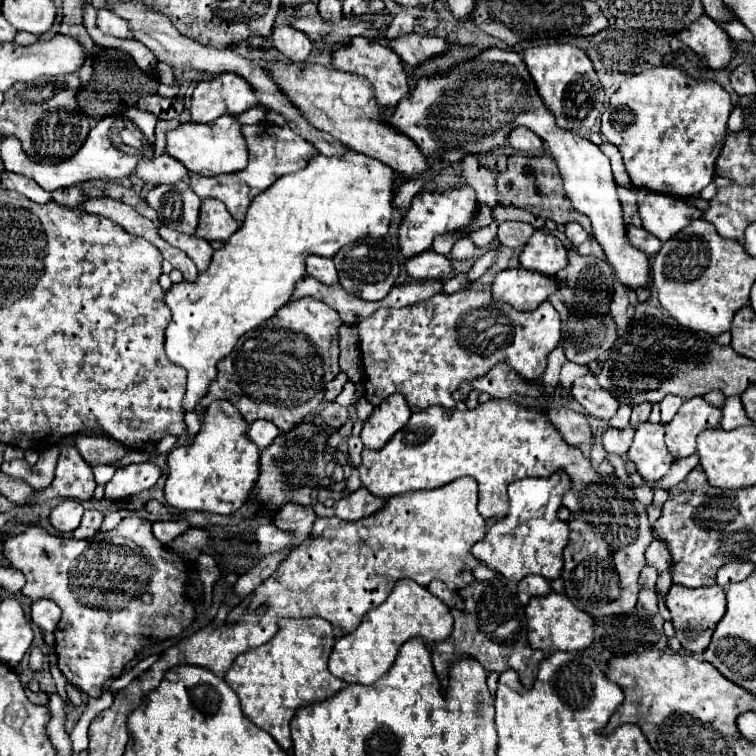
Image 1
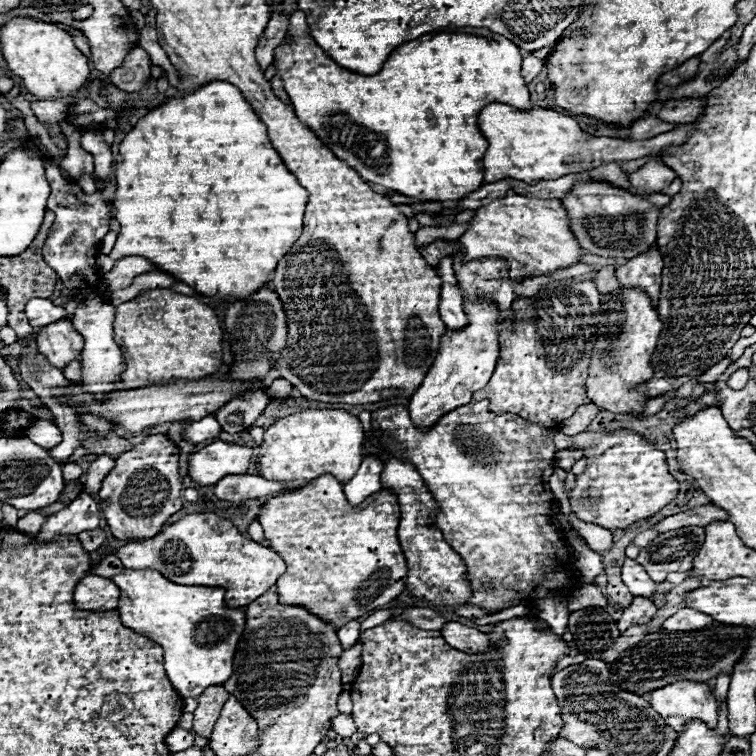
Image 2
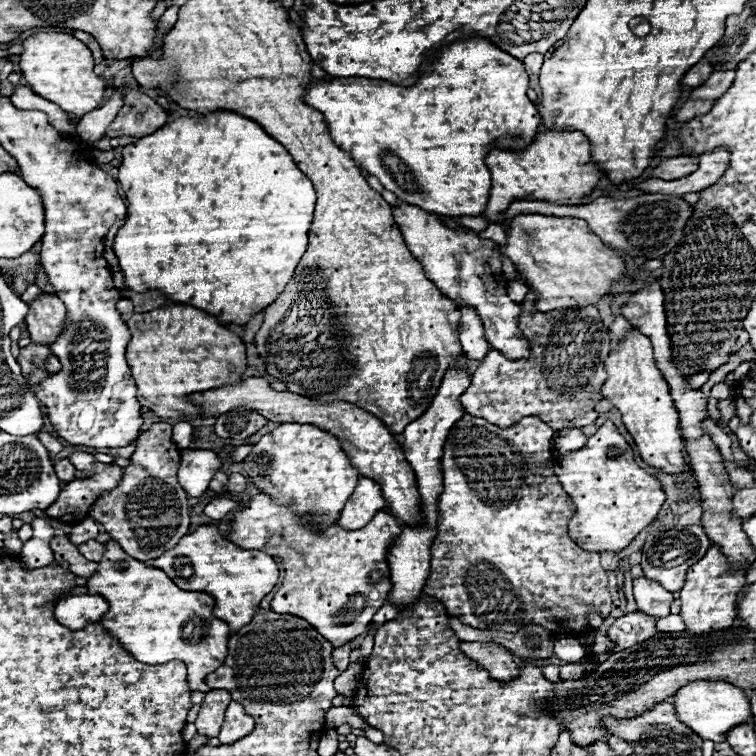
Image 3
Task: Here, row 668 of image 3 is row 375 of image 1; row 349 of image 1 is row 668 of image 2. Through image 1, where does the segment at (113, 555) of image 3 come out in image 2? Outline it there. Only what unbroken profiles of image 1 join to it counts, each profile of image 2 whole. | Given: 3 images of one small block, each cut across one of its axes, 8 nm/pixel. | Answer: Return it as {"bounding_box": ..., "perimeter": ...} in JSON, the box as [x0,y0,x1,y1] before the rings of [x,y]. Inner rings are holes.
{"bounding_box":[112,570,246,698],"perimeter":[[[124,570],[112,580],[120,588],[122,624],[148,634],[164,648],[166,674],[182,698],[198,698],[208,686],[224,684],[232,676],[232,660],[246,628],[246,612],[224,604],[224,588],[172,584],[152,570]]]}

